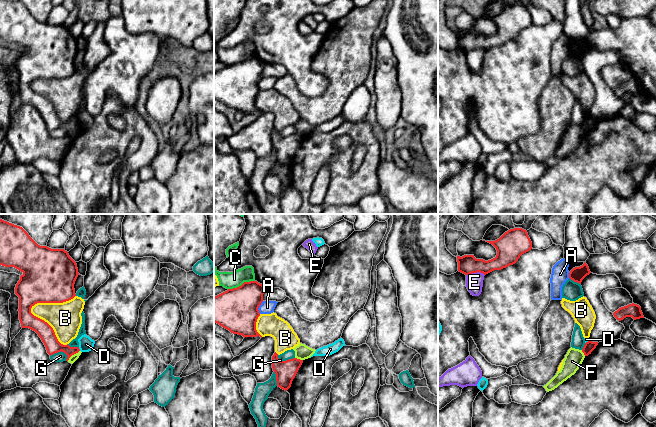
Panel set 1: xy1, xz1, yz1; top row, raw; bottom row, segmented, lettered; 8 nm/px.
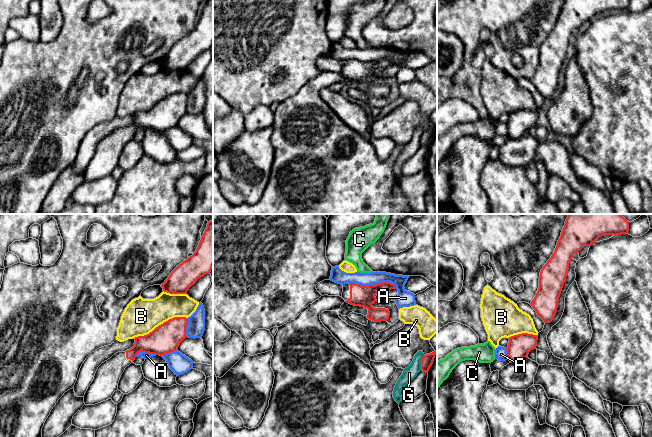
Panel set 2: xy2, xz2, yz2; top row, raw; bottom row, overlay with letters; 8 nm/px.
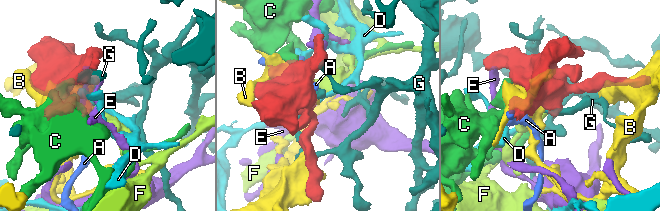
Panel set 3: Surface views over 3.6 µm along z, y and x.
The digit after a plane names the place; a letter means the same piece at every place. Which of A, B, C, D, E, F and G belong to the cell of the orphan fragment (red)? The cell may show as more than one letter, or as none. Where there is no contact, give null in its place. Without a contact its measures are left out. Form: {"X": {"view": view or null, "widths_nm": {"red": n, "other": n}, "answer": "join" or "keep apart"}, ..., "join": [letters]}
{"A": {"view": "xz2", "widths_nm": {"red": 180, "other": 110}, "answer": "keep apart"}, "B": {"view": "xy1", "widths_nm": {"red": 160, "other": 260}, "answer": "keep apart"}, "C": {"view": "xz1", "widths_nm": {"red": 340, "other": 140}, "answer": "keep apart"}, "D": {"view": "xy1", "widths_nm": {"red": 120, "other": 120}, "answer": "keep apart"}, "E": {"view": "yz1", "widths_nm": {"red": 160, "other": 140}, "answer": "keep apart"}, "F": {"view": "xy1", "widths_nm": {"red": 120, "other": 60}, "answer": "keep apart"}, "G": {"view": "xy1", "widths_nm": {"red": 120, "other": 80}, "answer": "keep apart"}, "join": []}

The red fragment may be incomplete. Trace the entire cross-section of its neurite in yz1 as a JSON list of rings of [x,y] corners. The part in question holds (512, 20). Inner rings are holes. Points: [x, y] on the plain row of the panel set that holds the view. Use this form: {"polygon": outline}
{"polygon": [[[522,4],[510,5],[499,15],[486,18],[496,24],[496,33],[485,37],[476,35],[474,31],[457,32],[459,48],[465,51],[477,48],[486,51],[494,46],[501,46],[515,40],[522,30],[532,25],[528,9]]]}

